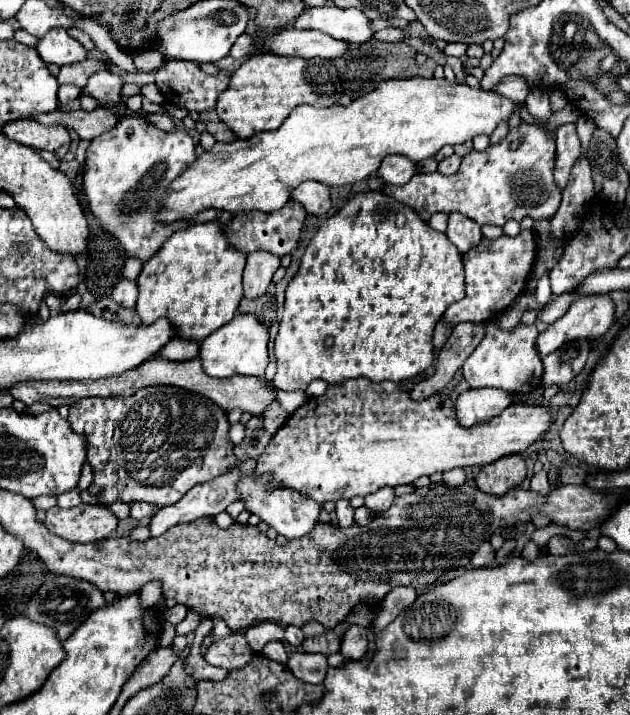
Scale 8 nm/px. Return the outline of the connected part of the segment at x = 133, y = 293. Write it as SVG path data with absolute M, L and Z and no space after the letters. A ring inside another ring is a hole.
M120 280L116 284L116 288L112 290L112 300L120 306L126 306L126 308L134 308L136 306L136 298L138 298L138 286L136 282L130 282L130 280Z

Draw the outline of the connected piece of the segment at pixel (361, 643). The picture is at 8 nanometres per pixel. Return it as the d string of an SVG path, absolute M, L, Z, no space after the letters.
M352 626L342 640L340 654L352 660L360 660L368 650L368 638L366 638L366 628L362 626Z

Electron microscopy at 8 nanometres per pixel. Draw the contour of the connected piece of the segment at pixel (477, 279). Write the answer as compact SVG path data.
M522 230L516 238L500 236L498 240L486 240L462 256L464 272L466 272L466 296L460 302L454 302L444 312L444 320L450 324L460 322L486 322L508 310L508 306L518 298L524 290L528 274L532 270L532 262L536 258L536 236L532 230Z

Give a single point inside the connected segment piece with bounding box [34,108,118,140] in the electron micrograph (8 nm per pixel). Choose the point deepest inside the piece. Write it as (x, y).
(88, 125)

